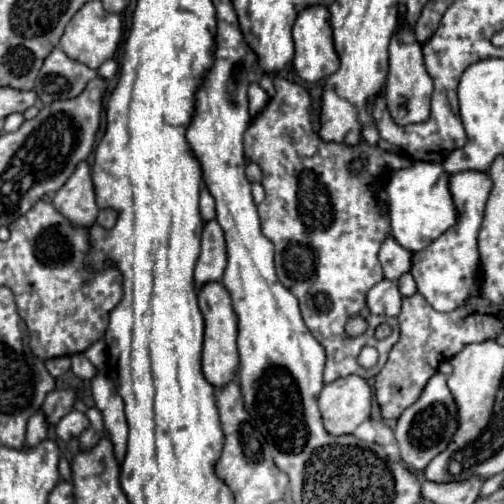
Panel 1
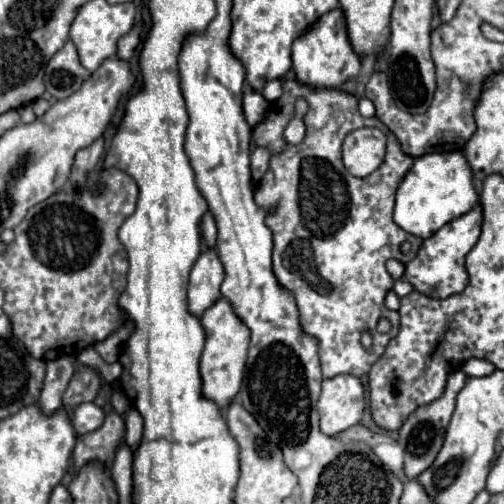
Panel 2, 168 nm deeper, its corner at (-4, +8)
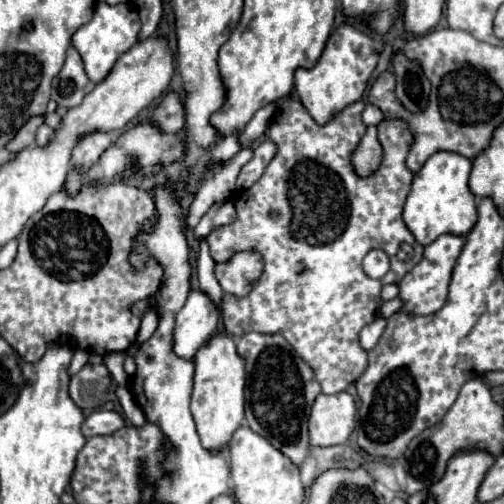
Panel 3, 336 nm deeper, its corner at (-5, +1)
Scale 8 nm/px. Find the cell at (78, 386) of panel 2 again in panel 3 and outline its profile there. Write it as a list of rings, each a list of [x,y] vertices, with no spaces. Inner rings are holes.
[[[87,363],[79,373],[71,377],[69,393],[71,393],[71,399],[81,409],[93,411],[99,405],[105,405],[109,401],[111,387],[113,387],[113,379],[109,369],[103,363],[99,365]]]

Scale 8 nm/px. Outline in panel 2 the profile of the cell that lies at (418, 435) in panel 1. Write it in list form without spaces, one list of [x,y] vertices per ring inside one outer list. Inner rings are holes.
[[[454,370],[450,376],[448,376],[448,382],[446,382],[446,388],[442,392],[442,396],[430,404],[424,404],[424,406],[418,406],[408,418],[406,422],[402,424],[402,428],[398,430],[398,442],[402,444],[404,452],[406,452],[406,458],[404,458],[404,472],[408,478],[416,478],[420,472],[424,472],[436,458],[436,454],[440,452],[442,448],[442,438],[446,434],[446,428],[448,428],[448,422],[450,422],[450,416],[454,412],[454,398],[456,394],[460,392],[460,388],[464,386],[464,380],[466,380],[466,374],[462,370]]]

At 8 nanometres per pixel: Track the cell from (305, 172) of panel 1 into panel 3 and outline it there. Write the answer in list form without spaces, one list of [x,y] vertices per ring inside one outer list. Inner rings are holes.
[[[281,99],[273,123],[269,125],[269,139],[277,145],[277,155],[265,167],[261,179],[255,185],[231,193],[229,201],[235,205],[237,217],[229,225],[217,227],[207,235],[209,253],[215,263],[227,263],[231,255],[239,251],[257,251],[263,257],[263,273],[245,297],[227,293],[223,295],[223,329],[233,337],[241,337],[251,331],[283,335],[297,351],[297,355],[313,369],[323,393],[345,391],[365,371],[367,353],[359,345],[359,331],[375,321],[381,307],[381,287],[387,283],[399,283],[403,275],[411,271],[411,267],[415,267],[423,257],[423,245],[415,241],[401,215],[413,181],[413,171],[405,165],[413,143],[413,131],[407,127],[407,123],[403,123],[403,119],[383,119],[383,159],[373,175],[359,177],[351,167],[351,153],[367,129],[361,121],[361,113],[363,101],[357,101],[321,127],[311,119],[301,101]],[[401,243],[413,245],[413,259],[397,259],[397,249]],[[371,249],[381,249],[391,259],[391,269],[383,279],[369,279],[361,269],[361,261]]]

